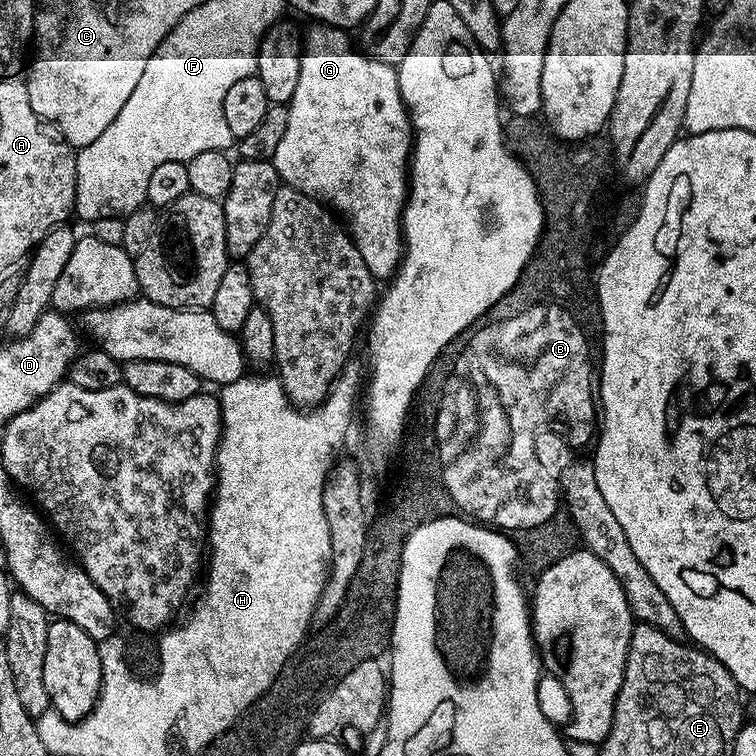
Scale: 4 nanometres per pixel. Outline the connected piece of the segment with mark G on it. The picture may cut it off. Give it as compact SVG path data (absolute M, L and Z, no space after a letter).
M317 23L312 27L316 28L310 29L303 37L302 70L298 74L298 87L294 90L294 98L288 103L290 122L286 122L286 134L282 137L278 150L274 150L270 162L276 167L277 174L287 187L296 188L302 194L313 196L333 213L341 212L349 220L349 224L346 224L347 231L355 240L358 254L362 254L370 274L376 277L377 281L387 282L395 276L404 258L404 206L408 198L410 157L414 143L414 129L408 115L408 108L404 105L404 99L400 93L400 73L393 65L376 60L373 56L361 51L354 43L353 37L352 40L348 37L349 33L345 29L322 23Z

